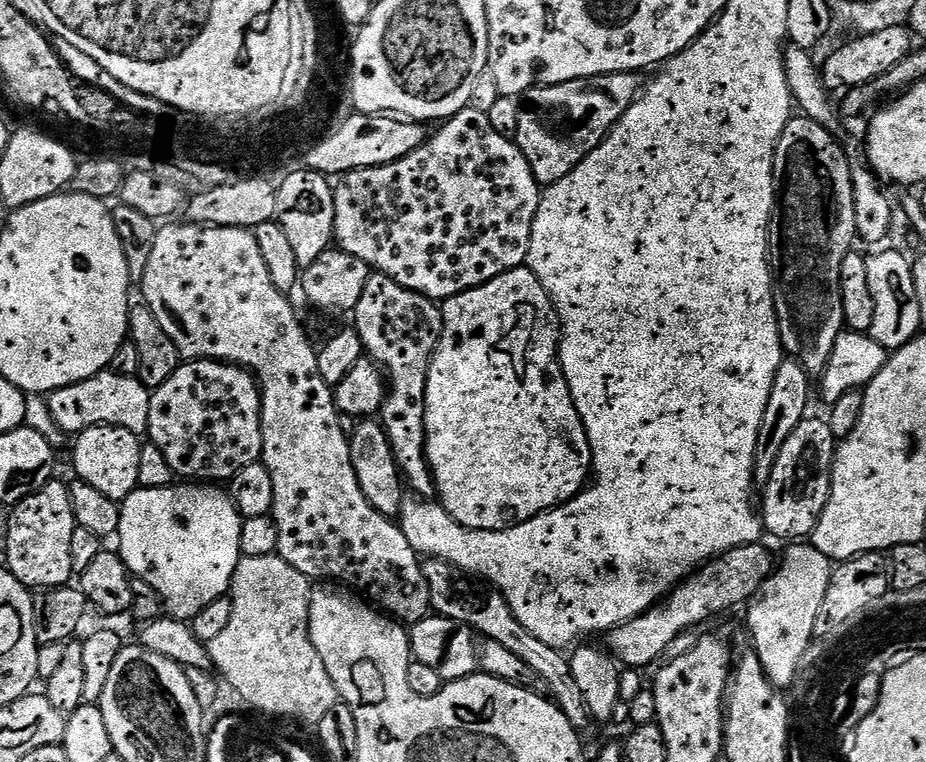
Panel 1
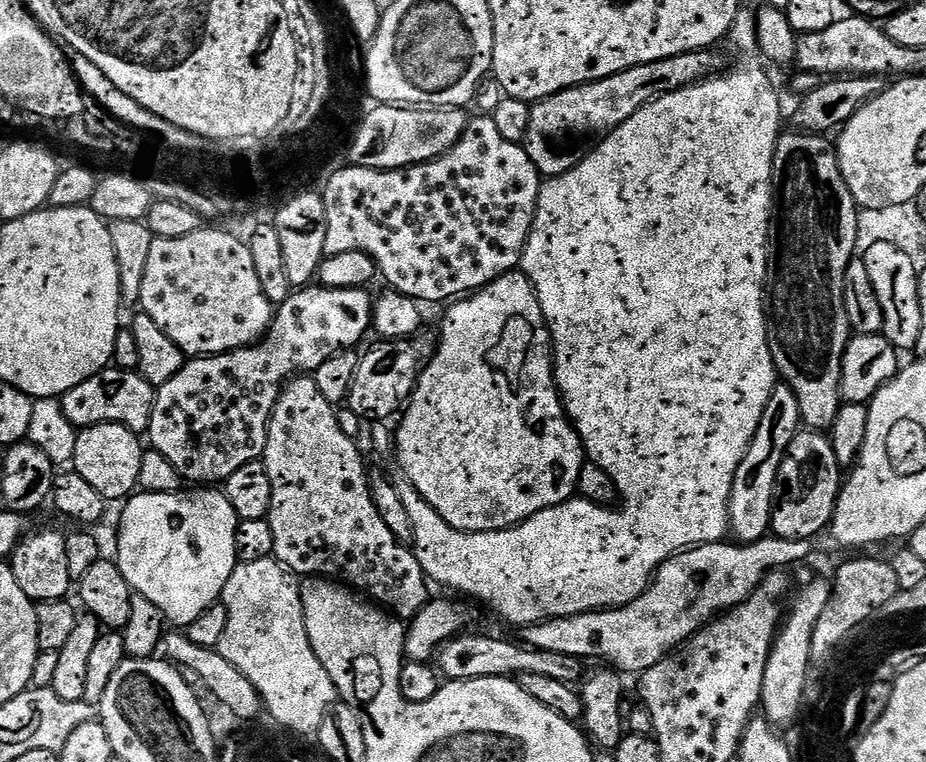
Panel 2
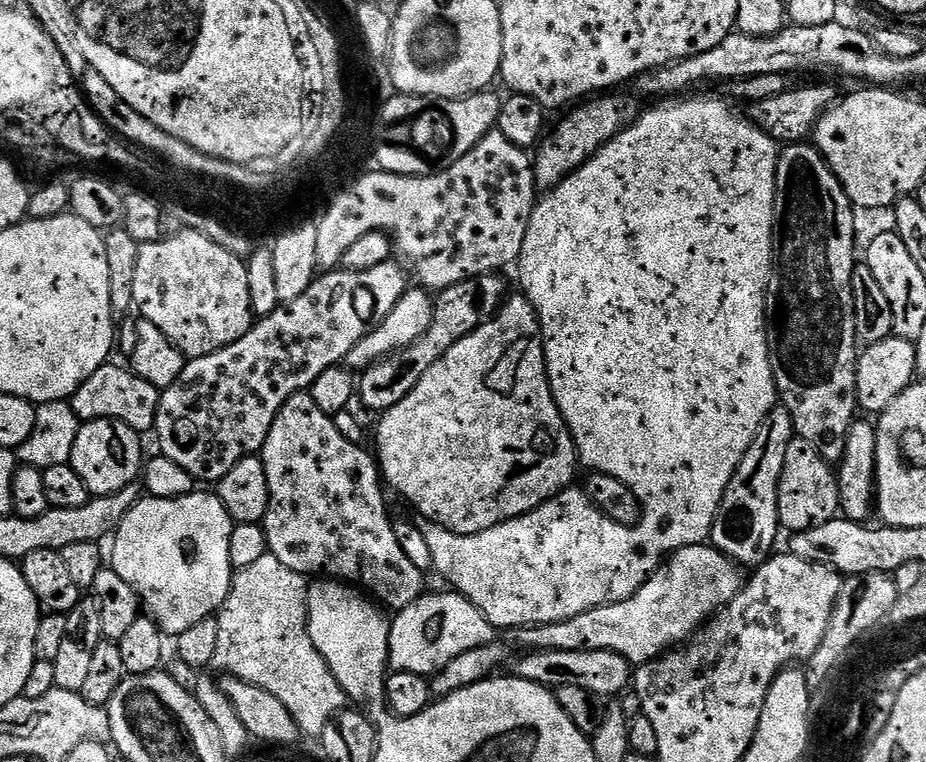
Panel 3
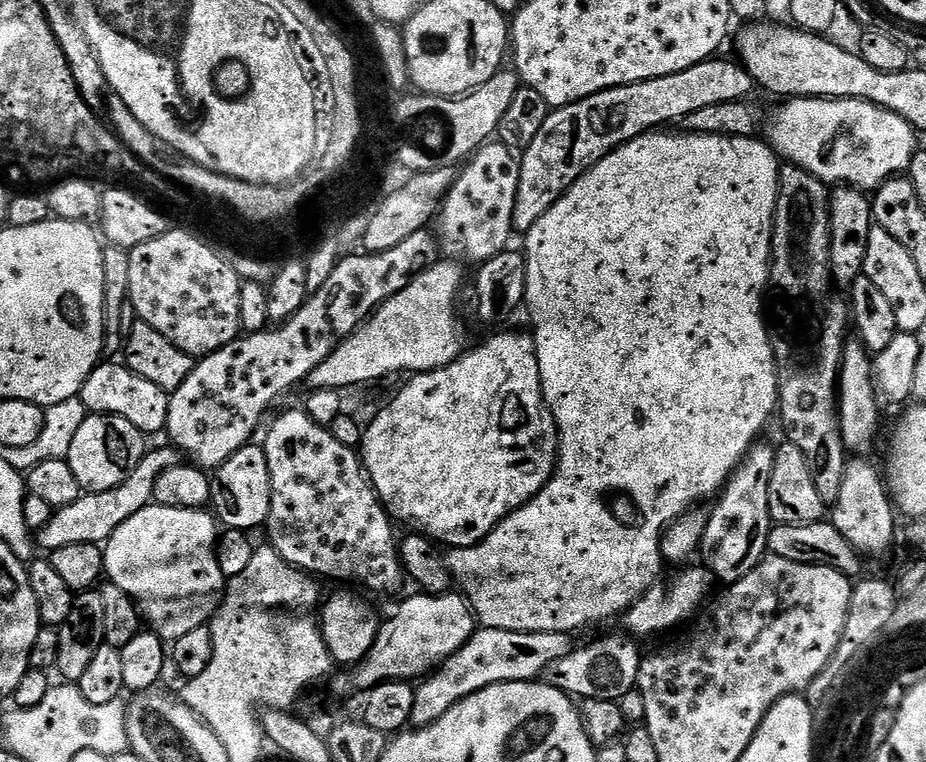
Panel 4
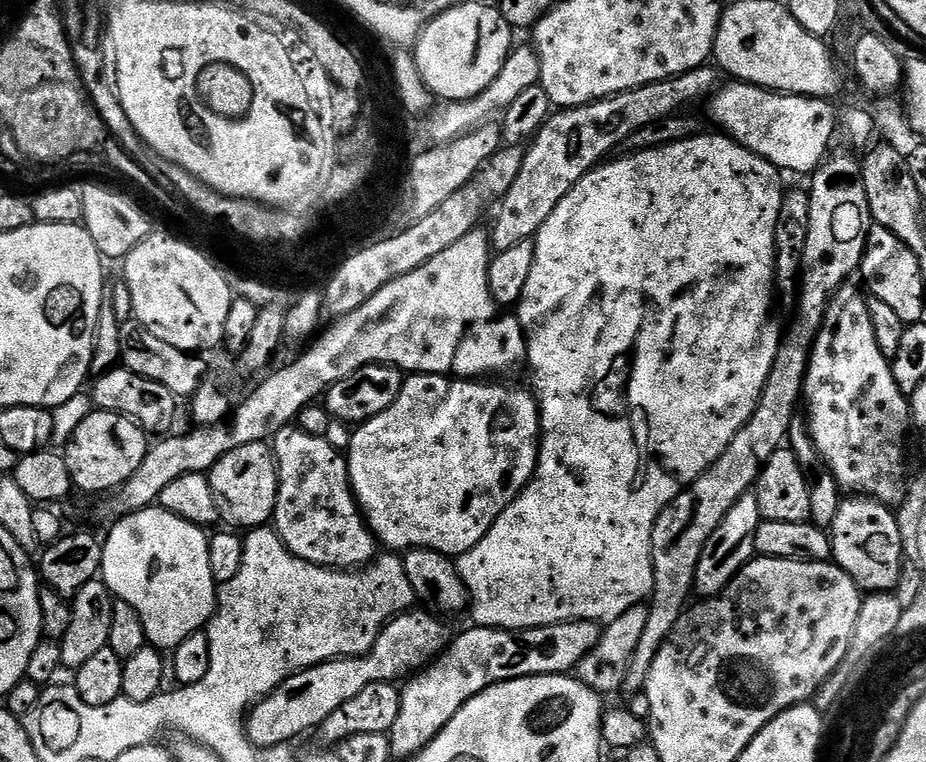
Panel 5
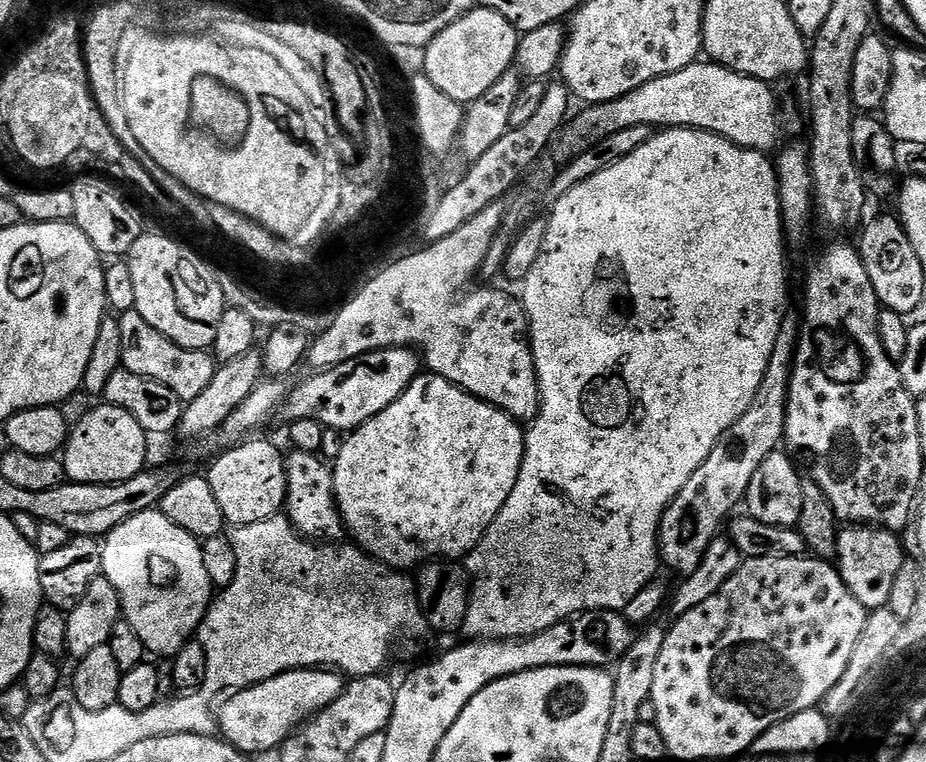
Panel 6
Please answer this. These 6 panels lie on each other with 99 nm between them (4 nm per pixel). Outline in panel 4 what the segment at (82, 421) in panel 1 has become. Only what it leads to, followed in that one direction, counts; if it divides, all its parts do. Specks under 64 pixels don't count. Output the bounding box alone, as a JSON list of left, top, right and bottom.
[79,362,169,433]

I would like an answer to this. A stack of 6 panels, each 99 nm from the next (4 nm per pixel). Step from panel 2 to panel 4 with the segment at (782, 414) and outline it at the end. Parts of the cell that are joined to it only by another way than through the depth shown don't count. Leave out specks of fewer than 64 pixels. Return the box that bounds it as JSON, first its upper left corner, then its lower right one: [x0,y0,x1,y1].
[699,442,776,585]

